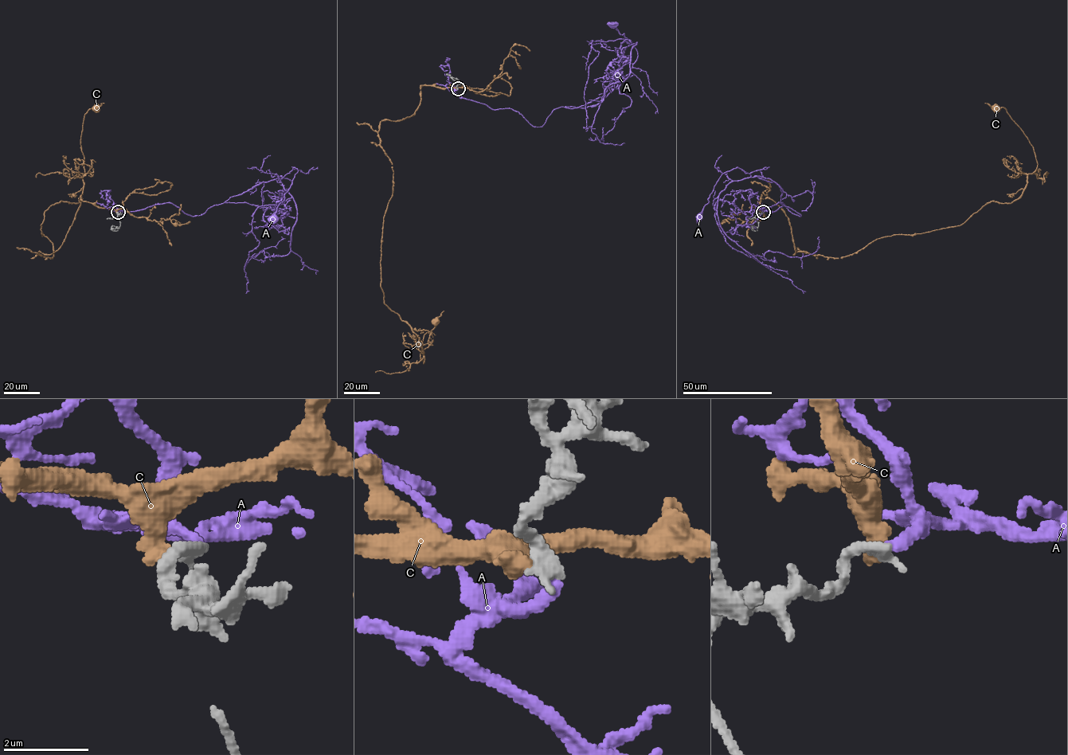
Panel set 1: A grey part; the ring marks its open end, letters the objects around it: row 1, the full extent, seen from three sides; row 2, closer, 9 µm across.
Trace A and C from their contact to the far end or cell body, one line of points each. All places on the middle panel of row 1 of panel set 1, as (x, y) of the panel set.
A: (458, 88), (493, 109), (517, 111), (534, 126), (557, 108), (594, 106), (637, 56), (613, 25)
C: (456, 88), (423, 85), (414, 113), (378, 133), (393, 172), (384, 303), (423, 363), (435, 322)

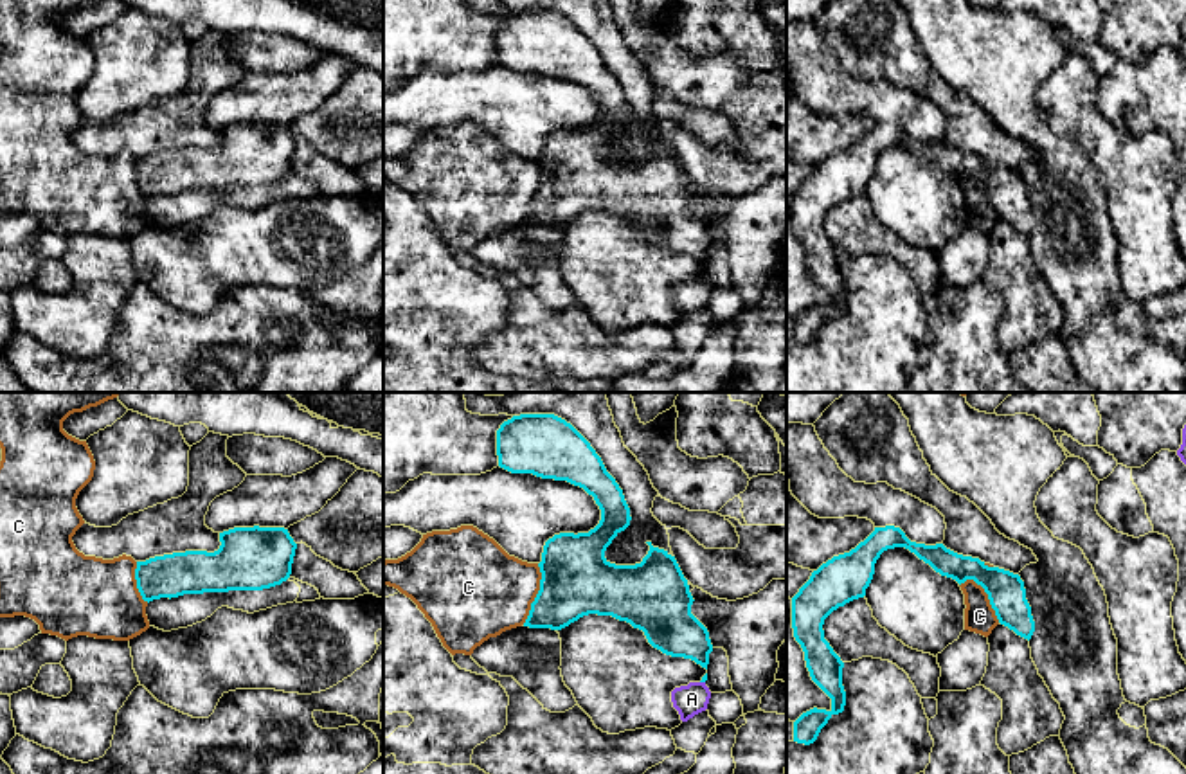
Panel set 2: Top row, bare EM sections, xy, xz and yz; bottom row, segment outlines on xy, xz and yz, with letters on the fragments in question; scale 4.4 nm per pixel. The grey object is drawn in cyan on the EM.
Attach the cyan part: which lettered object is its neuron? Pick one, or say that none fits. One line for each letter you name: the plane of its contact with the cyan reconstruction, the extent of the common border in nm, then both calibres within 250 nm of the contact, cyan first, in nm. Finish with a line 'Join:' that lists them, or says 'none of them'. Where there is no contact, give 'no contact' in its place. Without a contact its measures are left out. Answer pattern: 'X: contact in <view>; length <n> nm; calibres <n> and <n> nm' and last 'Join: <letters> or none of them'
A: contact in xz; length 30 nm; calibres 20 and 140 nm
Join: A

